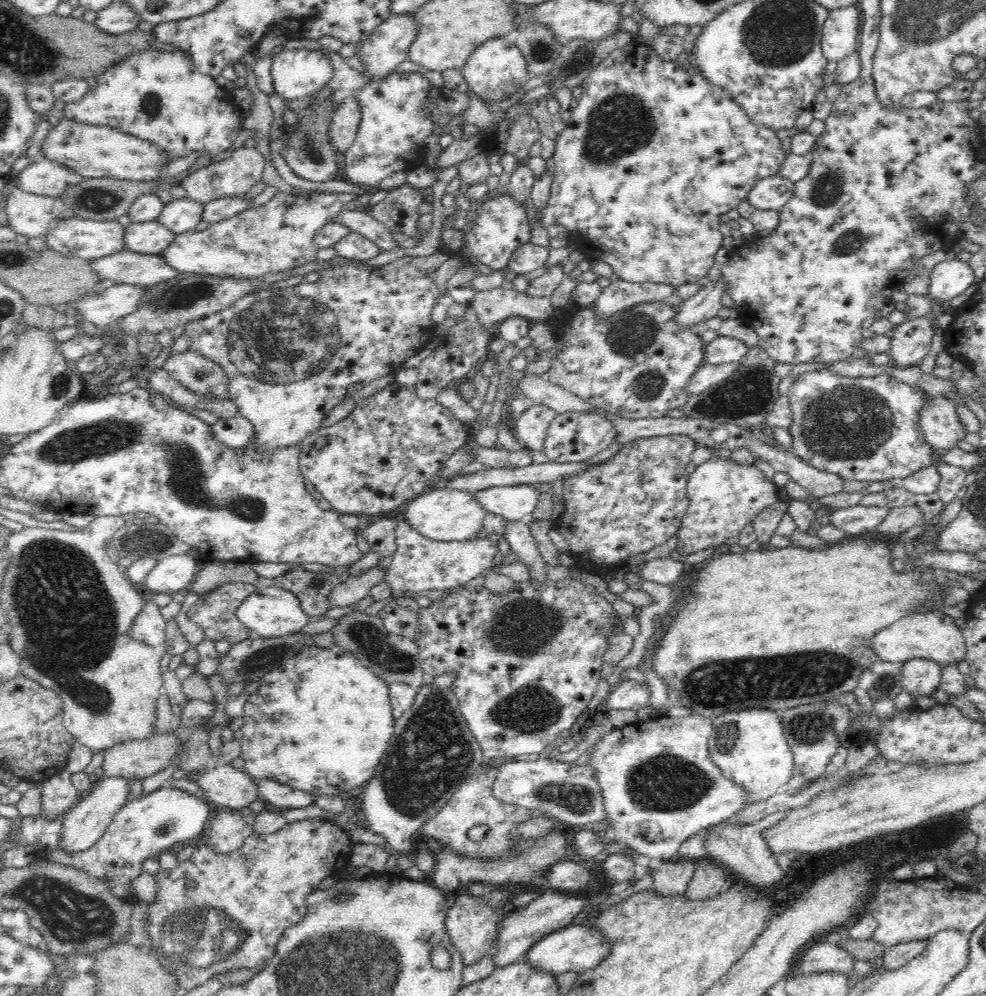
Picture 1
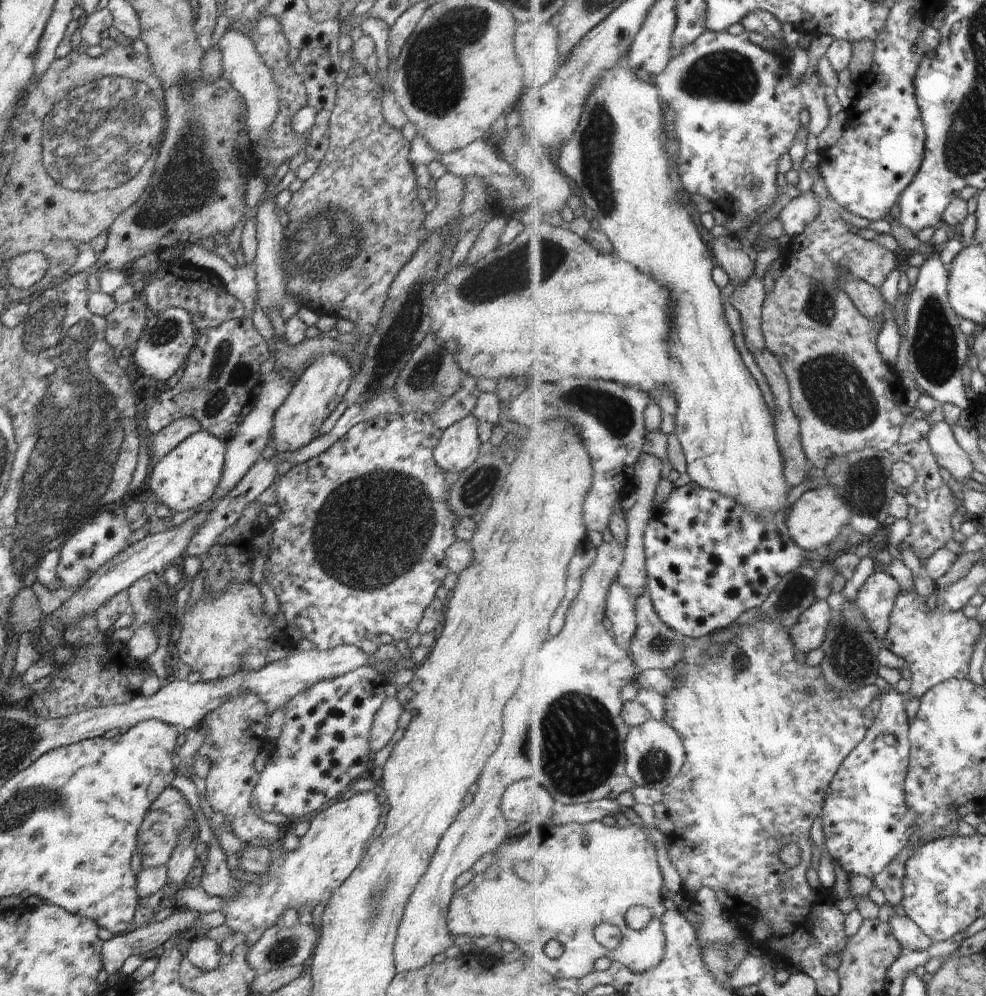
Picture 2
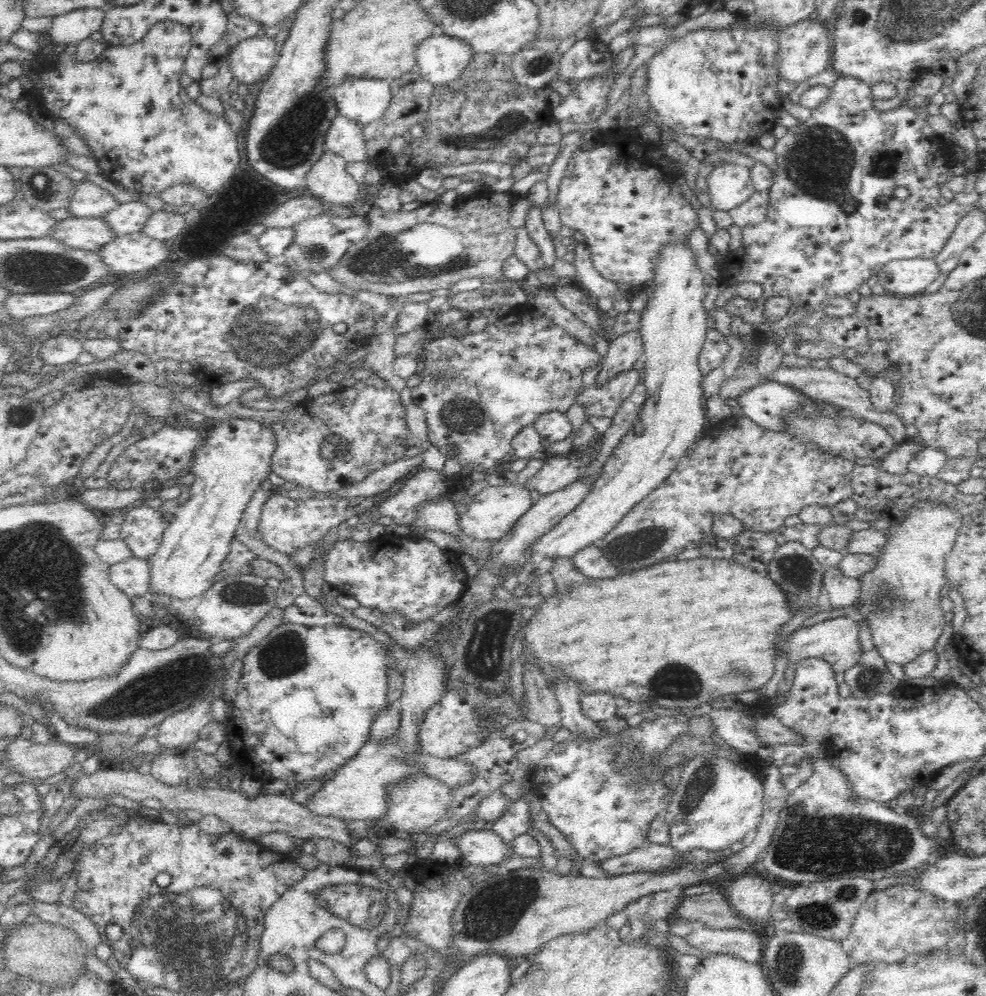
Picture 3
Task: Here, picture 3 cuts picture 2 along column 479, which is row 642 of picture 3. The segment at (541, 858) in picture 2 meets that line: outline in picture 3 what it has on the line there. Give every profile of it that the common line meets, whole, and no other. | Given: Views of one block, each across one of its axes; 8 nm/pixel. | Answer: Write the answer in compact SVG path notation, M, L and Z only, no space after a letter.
M927 500L916 502L902 520L896 520L888 528L888 544L880 550L878 564L874 570L864 572L860 579L859 620L866 620L871 629L873 642L877 652L886 662L908 664L919 658L920 654L935 649L943 628L946 625L944 611L940 607L940 590L948 584L945 577L946 556L952 550L958 536L963 516L951 506L934 504Z

